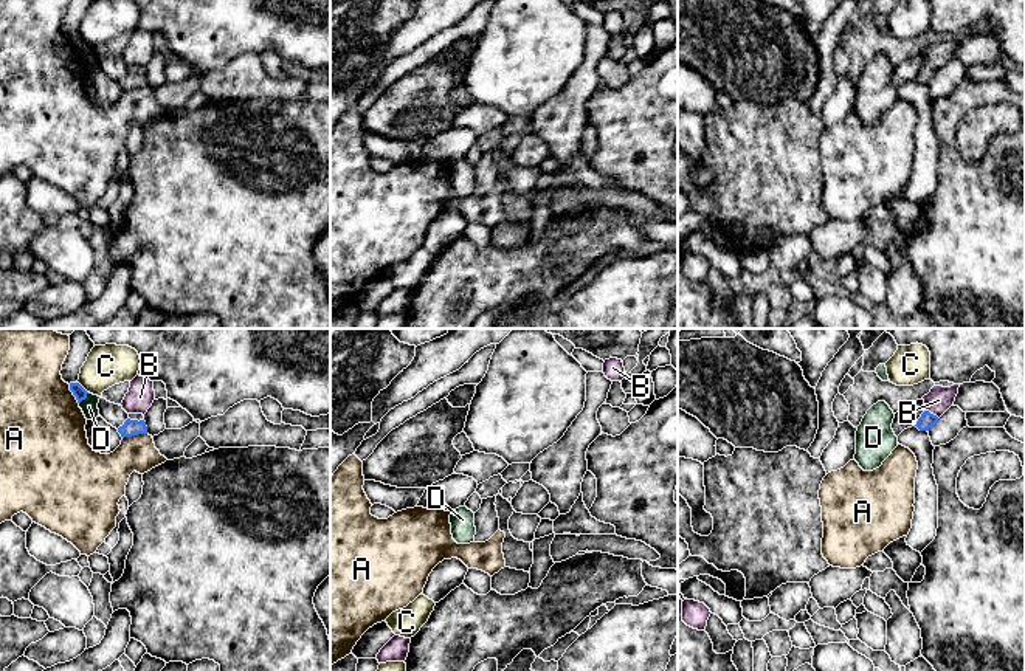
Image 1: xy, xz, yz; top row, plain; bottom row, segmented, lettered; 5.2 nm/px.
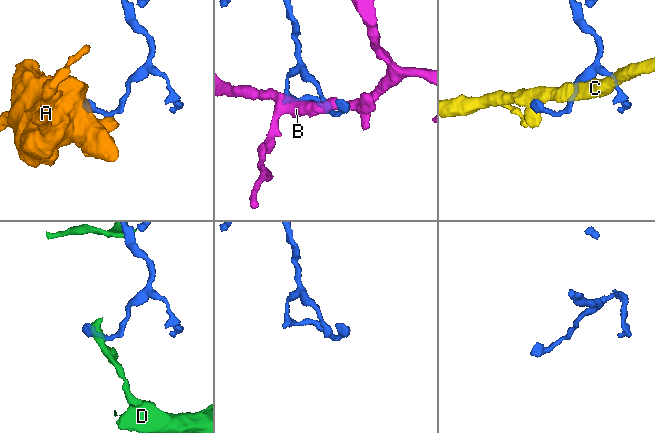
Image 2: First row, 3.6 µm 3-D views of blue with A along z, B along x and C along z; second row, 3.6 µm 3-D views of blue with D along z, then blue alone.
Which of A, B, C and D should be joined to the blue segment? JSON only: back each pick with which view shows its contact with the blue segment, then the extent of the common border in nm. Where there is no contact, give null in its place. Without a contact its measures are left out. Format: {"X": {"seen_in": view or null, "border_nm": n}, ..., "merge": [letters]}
{"merge": []}

